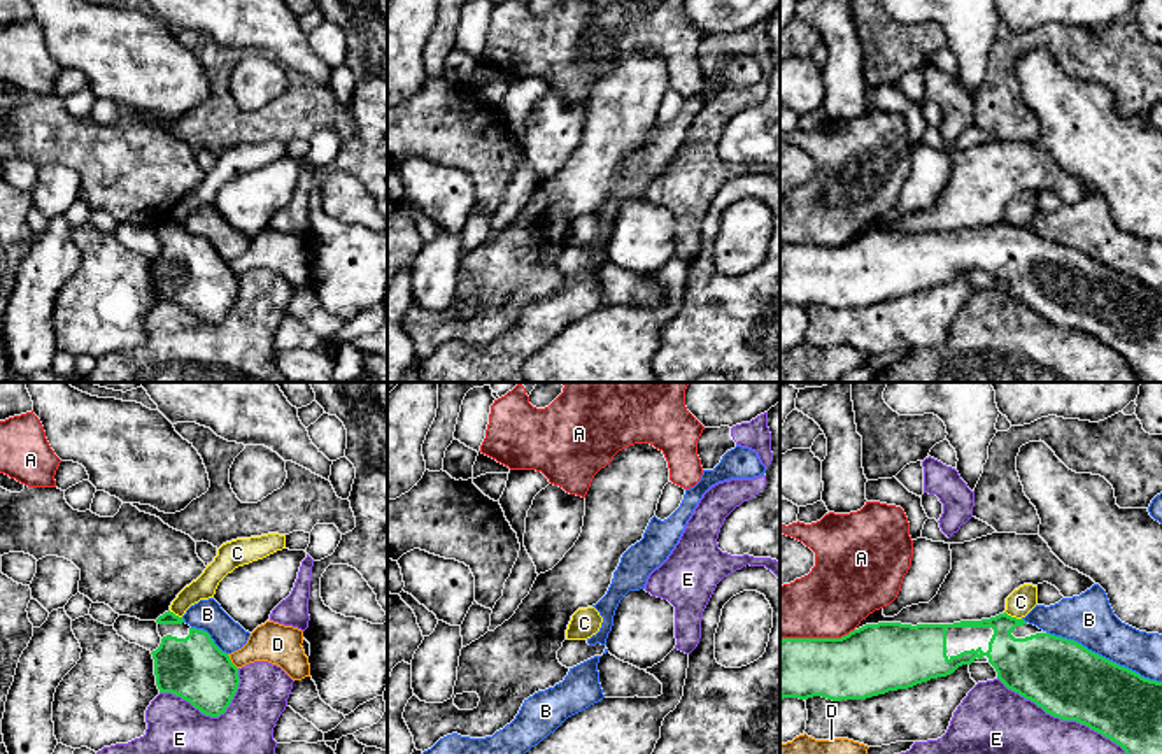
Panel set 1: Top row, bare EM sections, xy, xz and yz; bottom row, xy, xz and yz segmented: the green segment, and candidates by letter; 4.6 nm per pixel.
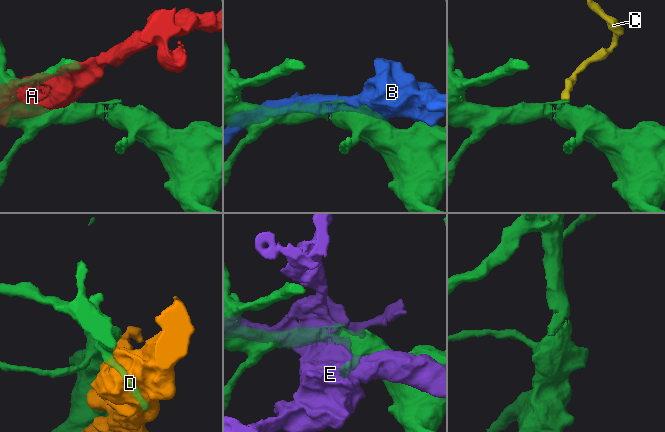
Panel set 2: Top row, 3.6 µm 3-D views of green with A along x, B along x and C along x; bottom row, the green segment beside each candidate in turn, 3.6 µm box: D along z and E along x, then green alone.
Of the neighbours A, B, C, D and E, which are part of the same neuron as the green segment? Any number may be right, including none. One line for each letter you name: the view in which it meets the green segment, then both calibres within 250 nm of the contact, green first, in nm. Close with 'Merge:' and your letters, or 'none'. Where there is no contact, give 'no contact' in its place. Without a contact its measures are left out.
Merge: none

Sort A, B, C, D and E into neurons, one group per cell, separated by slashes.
A / B / C / D / E

